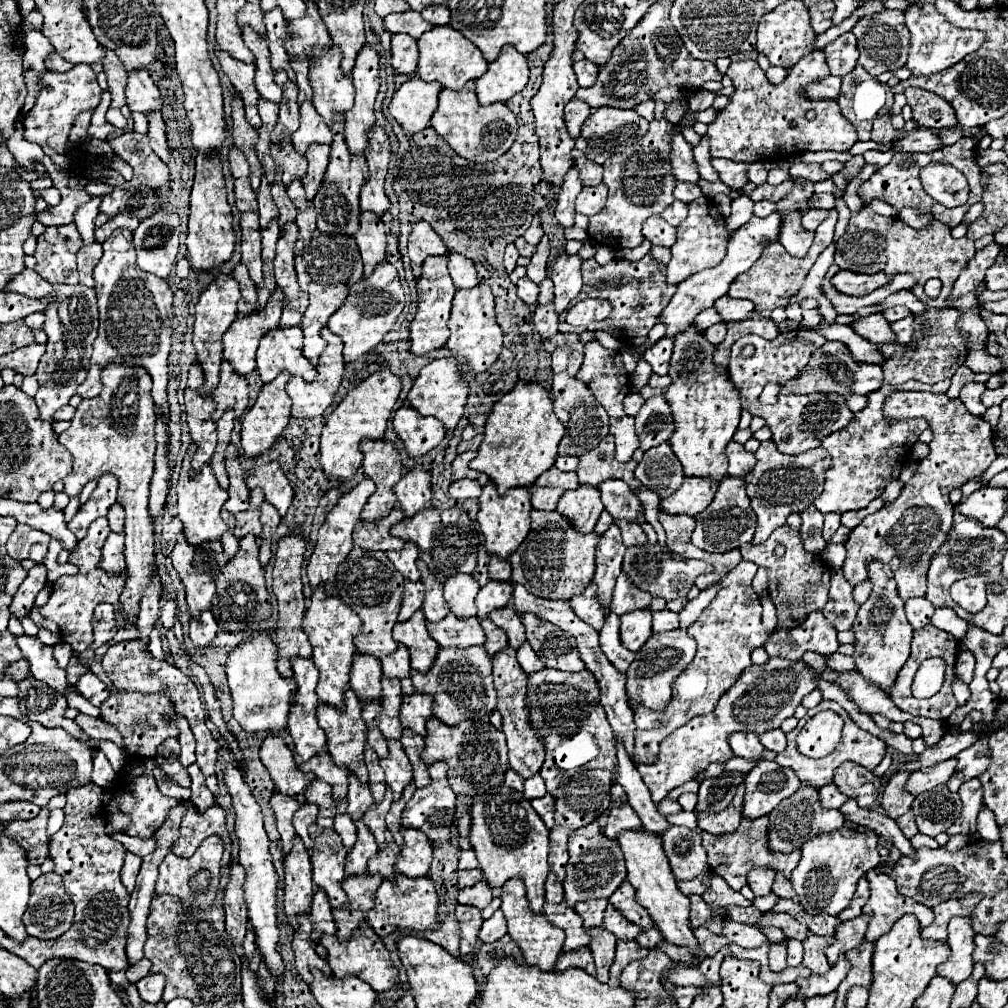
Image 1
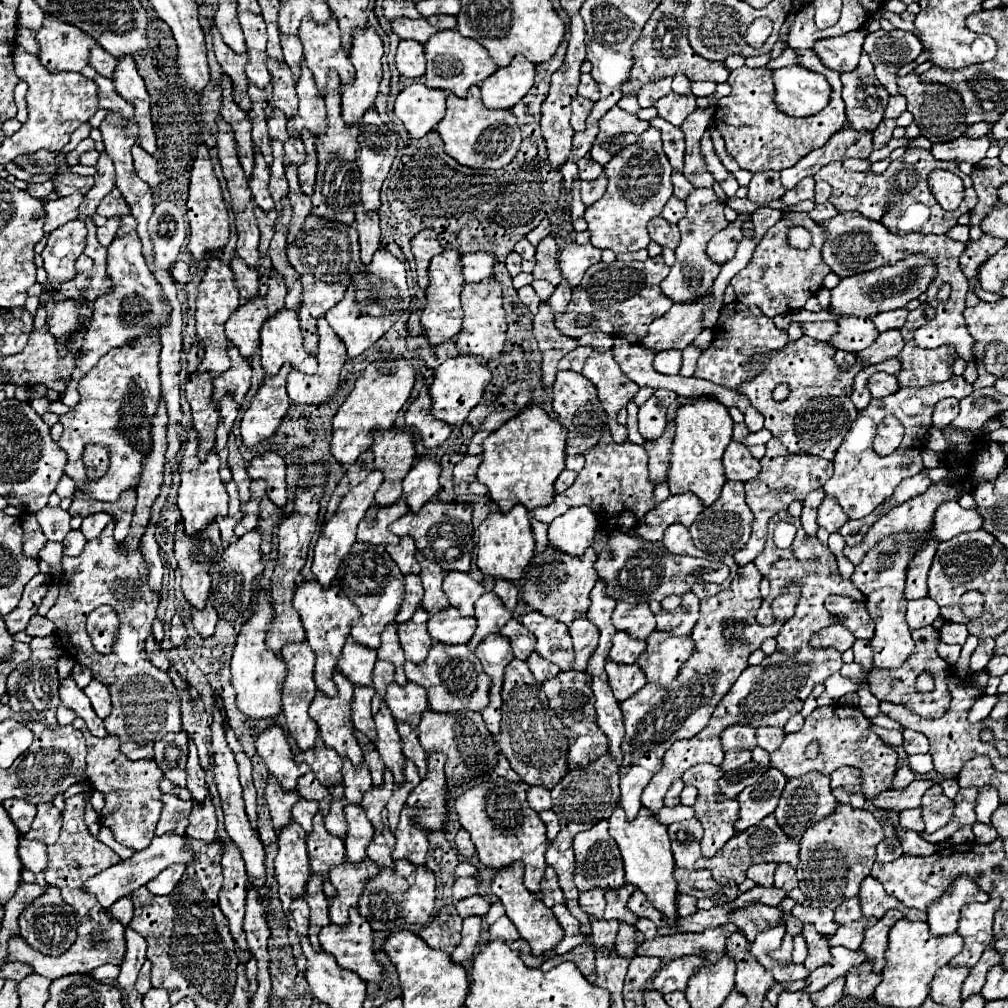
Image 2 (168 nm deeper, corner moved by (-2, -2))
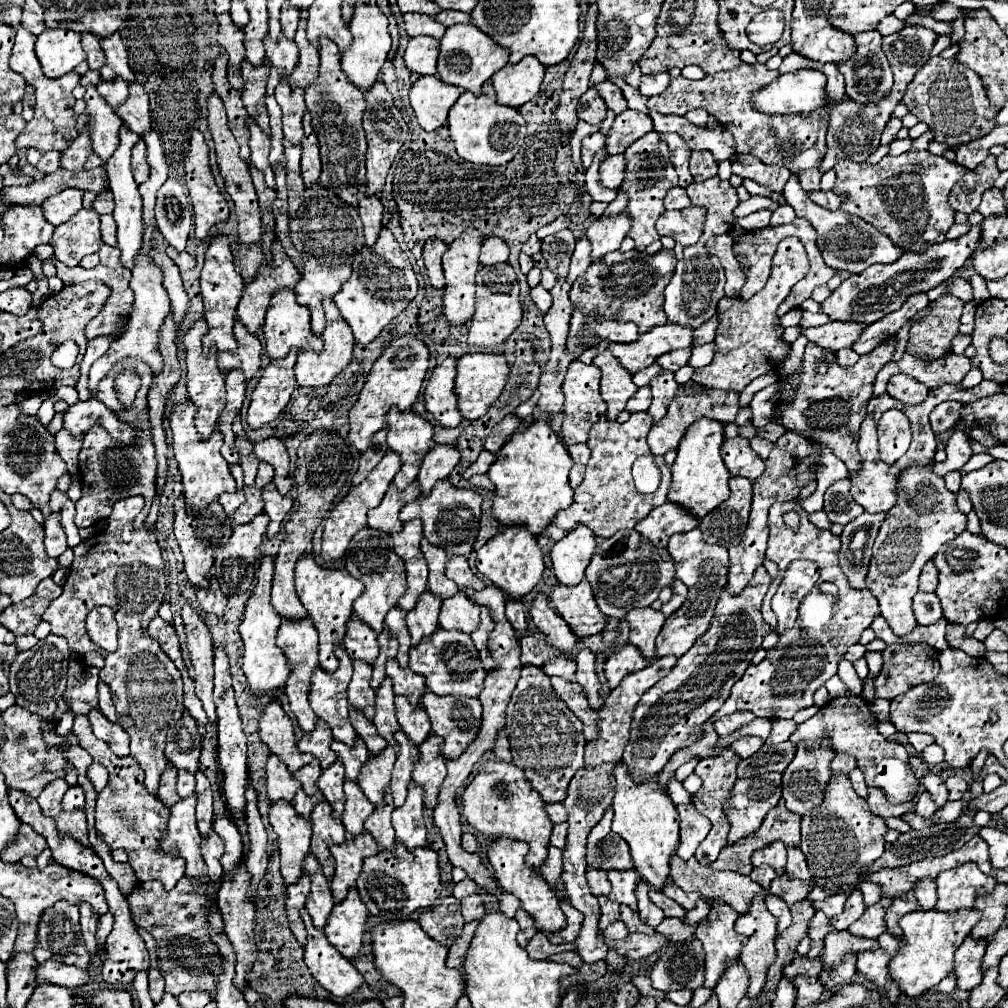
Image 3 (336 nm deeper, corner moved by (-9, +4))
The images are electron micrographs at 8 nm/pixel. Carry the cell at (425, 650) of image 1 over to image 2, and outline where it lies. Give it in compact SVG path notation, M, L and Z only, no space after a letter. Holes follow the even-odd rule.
M418 607L410 621L398 625L400 645L404 649L406 659L412 663L422 663L432 647L432 639L426 631L426 621L428 621L428 613L422 607Z

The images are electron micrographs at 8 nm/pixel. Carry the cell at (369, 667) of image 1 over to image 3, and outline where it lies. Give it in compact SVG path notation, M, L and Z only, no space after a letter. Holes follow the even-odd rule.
M349 621L347 623L347 633L345 633L345 639L343 639L343 647L347 649L351 659L365 661L369 665L373 665L375 657L379 655L377 633L361 621Z

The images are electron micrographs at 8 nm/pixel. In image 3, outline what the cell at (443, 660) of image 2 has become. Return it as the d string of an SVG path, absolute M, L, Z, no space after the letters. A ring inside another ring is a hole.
M437 629L431 641L423 641L417 647L409 649L409 669L423 675L427 679L427 687L435 695L479 697L487 675L471 637L461 631L445 631L445 629Z

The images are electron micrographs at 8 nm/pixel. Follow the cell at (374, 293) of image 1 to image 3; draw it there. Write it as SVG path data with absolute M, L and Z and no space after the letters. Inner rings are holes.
M381 229L379 239L373 247L363 247L353 261L353 275L343 289L333 297L341 311L341 317L353 329L359 345L369 345L385 325L389 325L399 313L407 309L411 299L417 295L415 271L409 263L407 253L399 247L389 229Z

